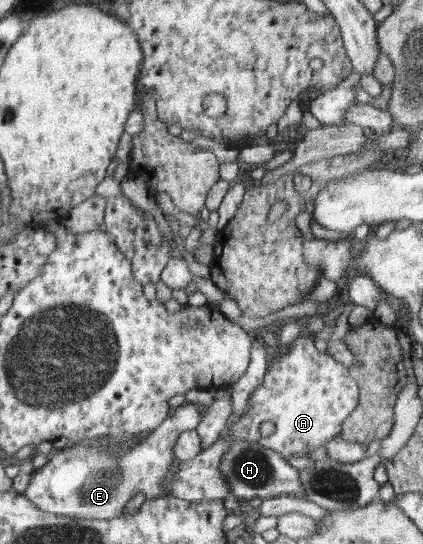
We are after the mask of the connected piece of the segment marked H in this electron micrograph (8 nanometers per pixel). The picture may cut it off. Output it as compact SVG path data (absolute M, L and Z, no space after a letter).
M234 441L230 445L230 451L225 453L221 463L225 479L232 488L234 500L252 500L255 497L261 500L274 499L281 495L306 499L304 488L301 486L301 472L295 467L290 467L285 457L277 451L265 449L260 443L248 443L248 441Z

